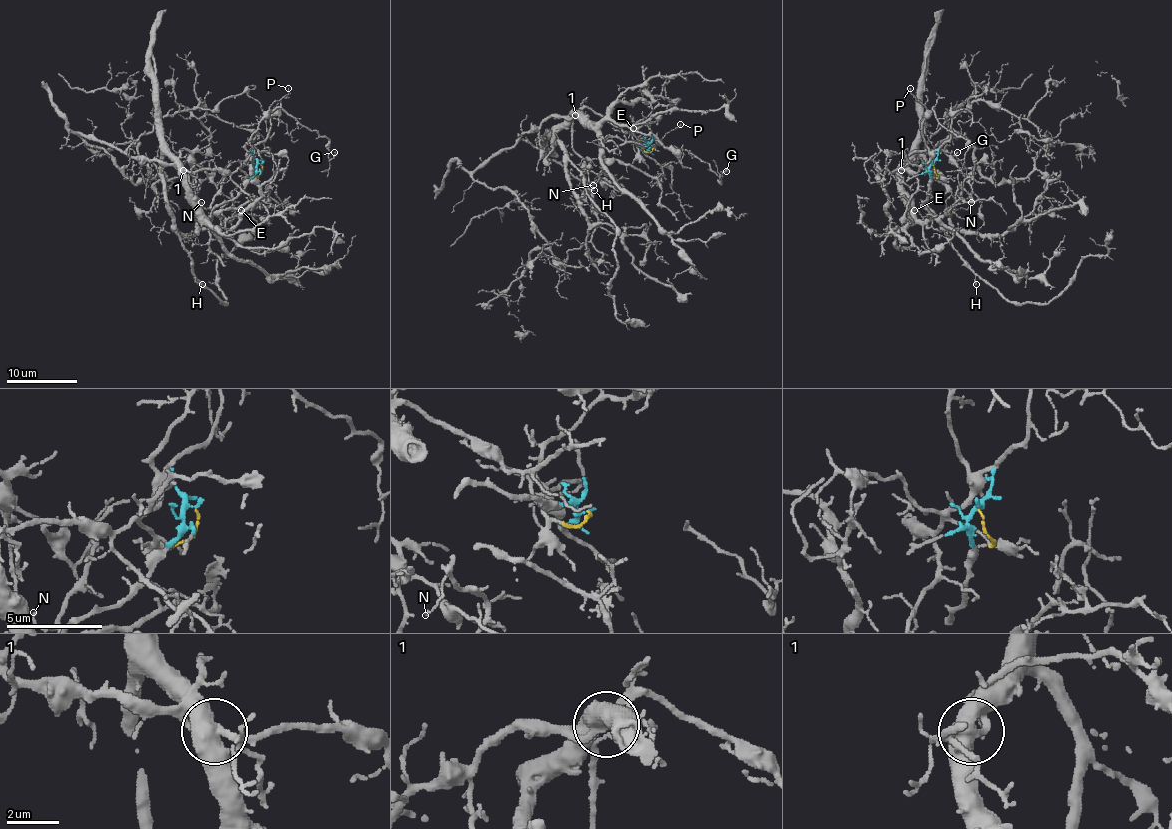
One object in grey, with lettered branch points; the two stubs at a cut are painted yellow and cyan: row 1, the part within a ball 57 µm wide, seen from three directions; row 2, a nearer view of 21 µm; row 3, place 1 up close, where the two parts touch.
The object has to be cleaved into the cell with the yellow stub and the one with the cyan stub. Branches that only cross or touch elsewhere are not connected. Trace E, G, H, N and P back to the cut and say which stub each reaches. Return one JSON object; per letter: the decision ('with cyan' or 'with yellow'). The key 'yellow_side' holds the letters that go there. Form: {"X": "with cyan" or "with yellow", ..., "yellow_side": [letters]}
{"E": "with cyan", "G": "with yellow", "H": "with cyan", "N": "with cyan", "P": "with yellow", "yellow_side": ["G", "P"]}

